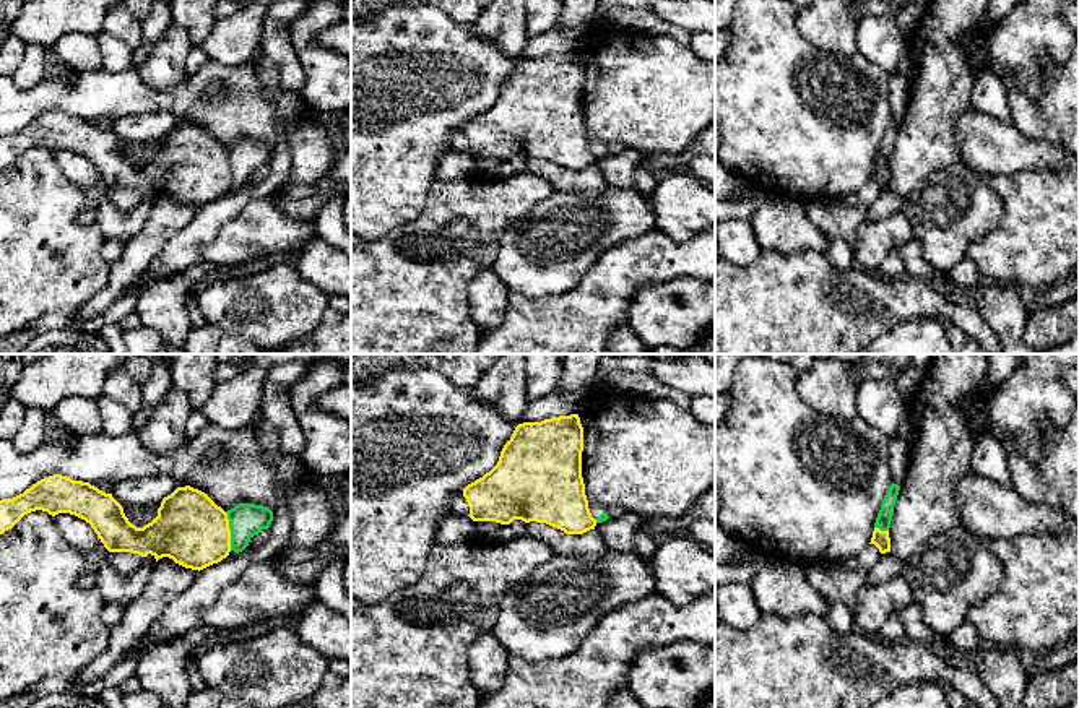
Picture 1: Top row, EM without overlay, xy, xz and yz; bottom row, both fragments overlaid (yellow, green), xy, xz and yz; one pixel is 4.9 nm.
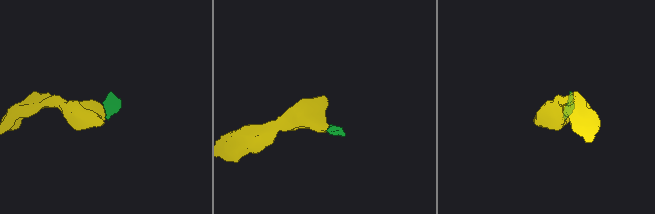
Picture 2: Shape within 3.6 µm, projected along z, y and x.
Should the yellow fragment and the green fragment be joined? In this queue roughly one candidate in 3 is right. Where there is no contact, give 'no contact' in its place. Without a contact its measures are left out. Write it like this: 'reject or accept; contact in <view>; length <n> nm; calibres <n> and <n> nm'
reject; contact in xy; length 190 nm; calibres 360 and 170 nm

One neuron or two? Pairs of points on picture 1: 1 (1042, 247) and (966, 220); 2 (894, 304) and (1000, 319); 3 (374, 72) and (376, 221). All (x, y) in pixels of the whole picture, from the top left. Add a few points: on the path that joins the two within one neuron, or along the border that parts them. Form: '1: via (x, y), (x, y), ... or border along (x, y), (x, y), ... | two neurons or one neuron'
1: border along (996, 192), (1001, 218), (969, 247), (966, 255) | two neurons
2: border along (969, 296), (985, 323), (998, 336) | two neurons
3: via (374, 109), (377, 112), (374, 116), (374, 184) | one neuron

